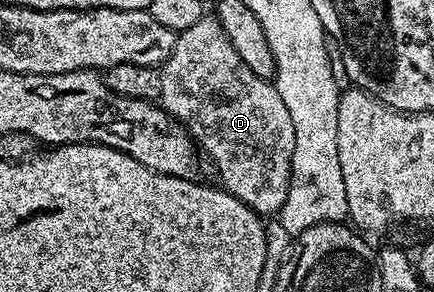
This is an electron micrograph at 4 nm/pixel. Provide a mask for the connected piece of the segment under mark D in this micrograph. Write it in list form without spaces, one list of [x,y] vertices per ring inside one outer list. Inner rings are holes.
[[[204,16],[197,20],[197,24],[178,31],[173,52],[163,63],[159,75],[161,92],[158,101],[167,113],[186,126],[191,137],[201,147],[202,153],[206,157],[208,154],[215,161],[215,170],[223,181],[220,182],[222,189],[244,202],[254,214],[278,215],[291,187],[291,165],[295,147],[293,119],[289,117],[289,108],[285,108],[285,100],[281,100],[275,85],[268,79],[257,76],[257,72],[253,72],[253,68],[249,68],[249,64],[245,64],[245,60],[237,56],[237,48],[233,48],[219,19]]]

